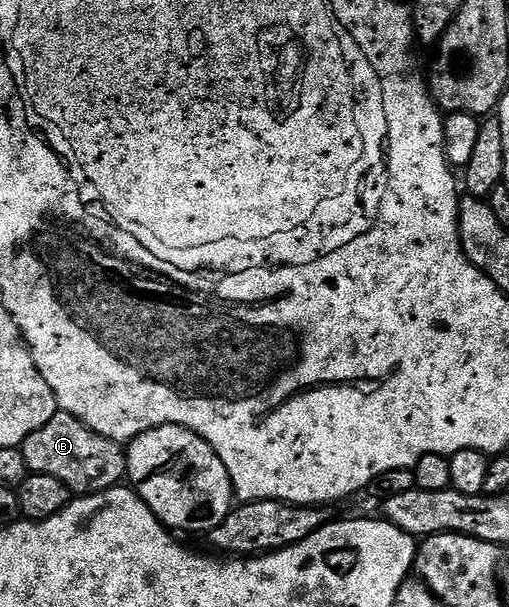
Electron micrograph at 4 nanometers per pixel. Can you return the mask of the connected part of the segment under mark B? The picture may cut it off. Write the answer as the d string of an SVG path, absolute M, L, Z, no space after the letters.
M58 410L55 417L51 417L51 421L47 421L47 425L43 425L43 429L35 429L35 433L28 435L20 446L21 452L23 453L23 461L27 461L30 472L34 475L46 475L47 477L59 477L59 481L63 481L63 485L67 485L70 492L76 493L78 496L82 495L94 495L100 491L106 491L112 487L118 486L126 478L127 475L127 451L122 444L116 443L113 439L103 437L99 433L95 433L87 425L83 425L73 415L68 415L66 411Z

